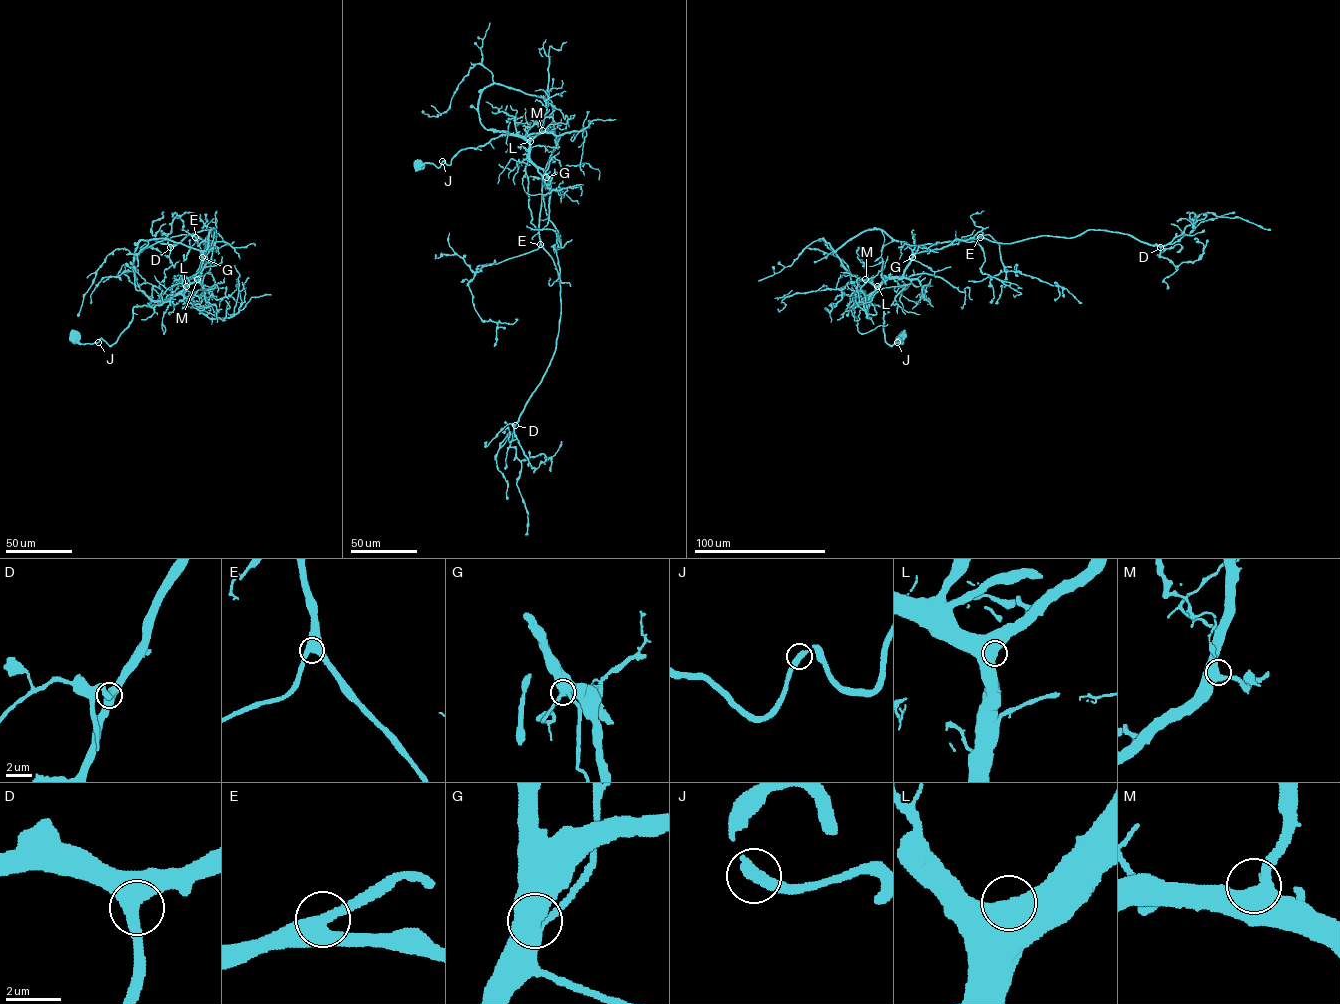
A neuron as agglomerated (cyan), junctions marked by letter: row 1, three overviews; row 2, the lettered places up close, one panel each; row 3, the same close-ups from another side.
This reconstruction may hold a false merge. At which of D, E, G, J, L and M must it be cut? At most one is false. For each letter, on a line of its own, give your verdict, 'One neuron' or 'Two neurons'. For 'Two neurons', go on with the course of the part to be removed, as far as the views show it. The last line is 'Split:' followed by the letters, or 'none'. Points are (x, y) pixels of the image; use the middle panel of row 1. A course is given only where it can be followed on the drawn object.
D: One neuron
E: One neuron
G: One neuron
J: One neuron
L: One neuron
M: One neuron
Split: none

